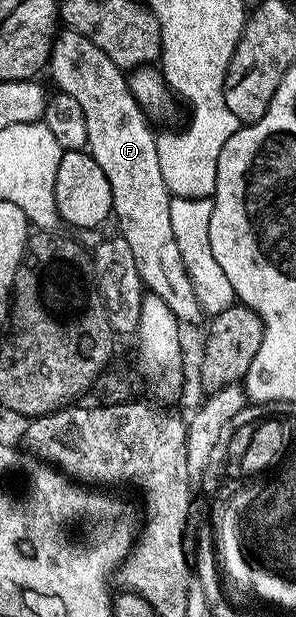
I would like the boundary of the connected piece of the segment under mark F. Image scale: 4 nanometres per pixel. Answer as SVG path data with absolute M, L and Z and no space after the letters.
M62 30L54 37L54 45L50 51L48 73L55 80L57 91L72 94L76 102L80 102L80 110L84 110L84 122L88 126L86 148L88 153L100 164L104 175L111 186L112 216L118 219L117 231L128 242L132 255L136 257L136 266L140 270L145 291L151 296L161 298L164 306L172 310L172 314L180 322L194 320L203 315L200 302L196 298L196 290L192 290L192 282L186 273L184 262L180 258L180 246L172 234L172 218L170 217L169 190L164 186L164 174L160 174L160 158L158 157L158 142L151 121L142 113L142 108L132 98L129 79L96 42L84 38L84 34Z

